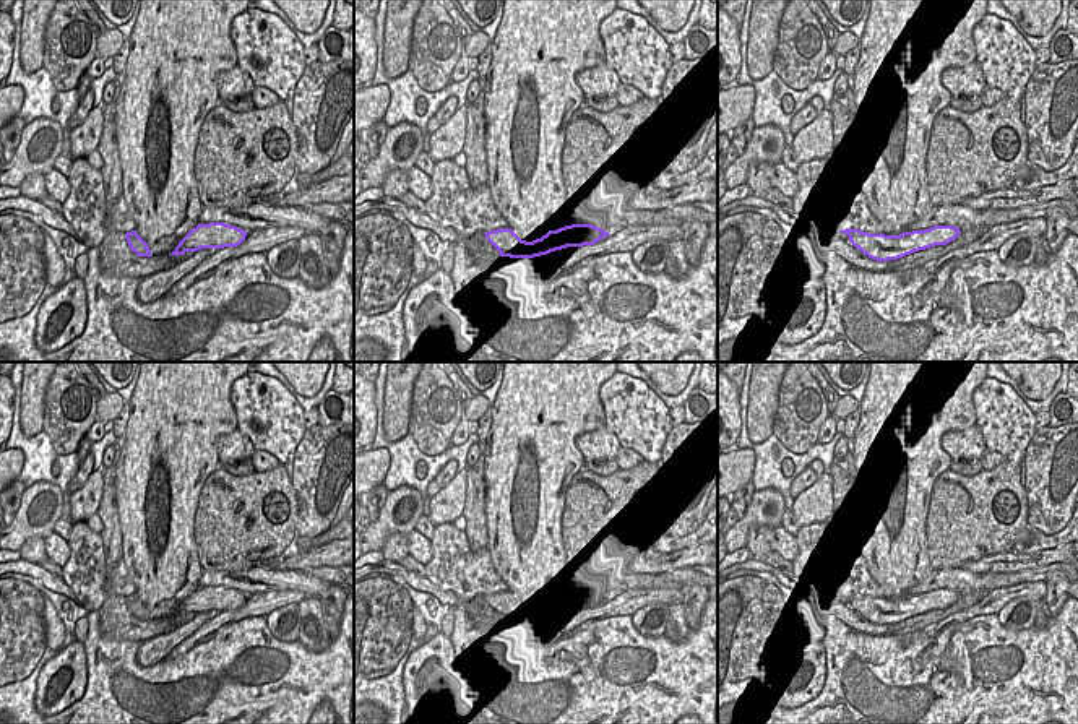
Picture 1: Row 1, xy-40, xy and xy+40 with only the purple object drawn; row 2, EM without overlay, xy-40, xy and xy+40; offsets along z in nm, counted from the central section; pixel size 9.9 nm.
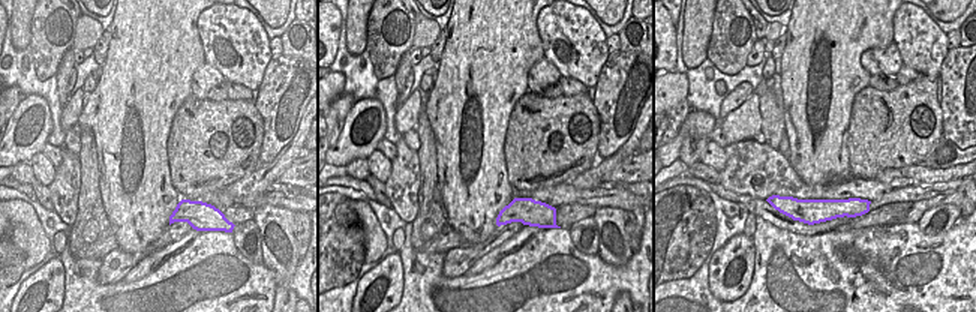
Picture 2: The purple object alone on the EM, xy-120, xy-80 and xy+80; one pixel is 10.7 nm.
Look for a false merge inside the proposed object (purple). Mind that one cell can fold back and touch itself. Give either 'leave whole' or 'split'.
leave whole

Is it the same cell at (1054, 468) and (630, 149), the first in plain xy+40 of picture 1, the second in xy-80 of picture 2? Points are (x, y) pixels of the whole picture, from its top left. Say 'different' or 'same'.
different

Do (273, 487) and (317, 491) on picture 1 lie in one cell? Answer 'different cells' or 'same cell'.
different cells

